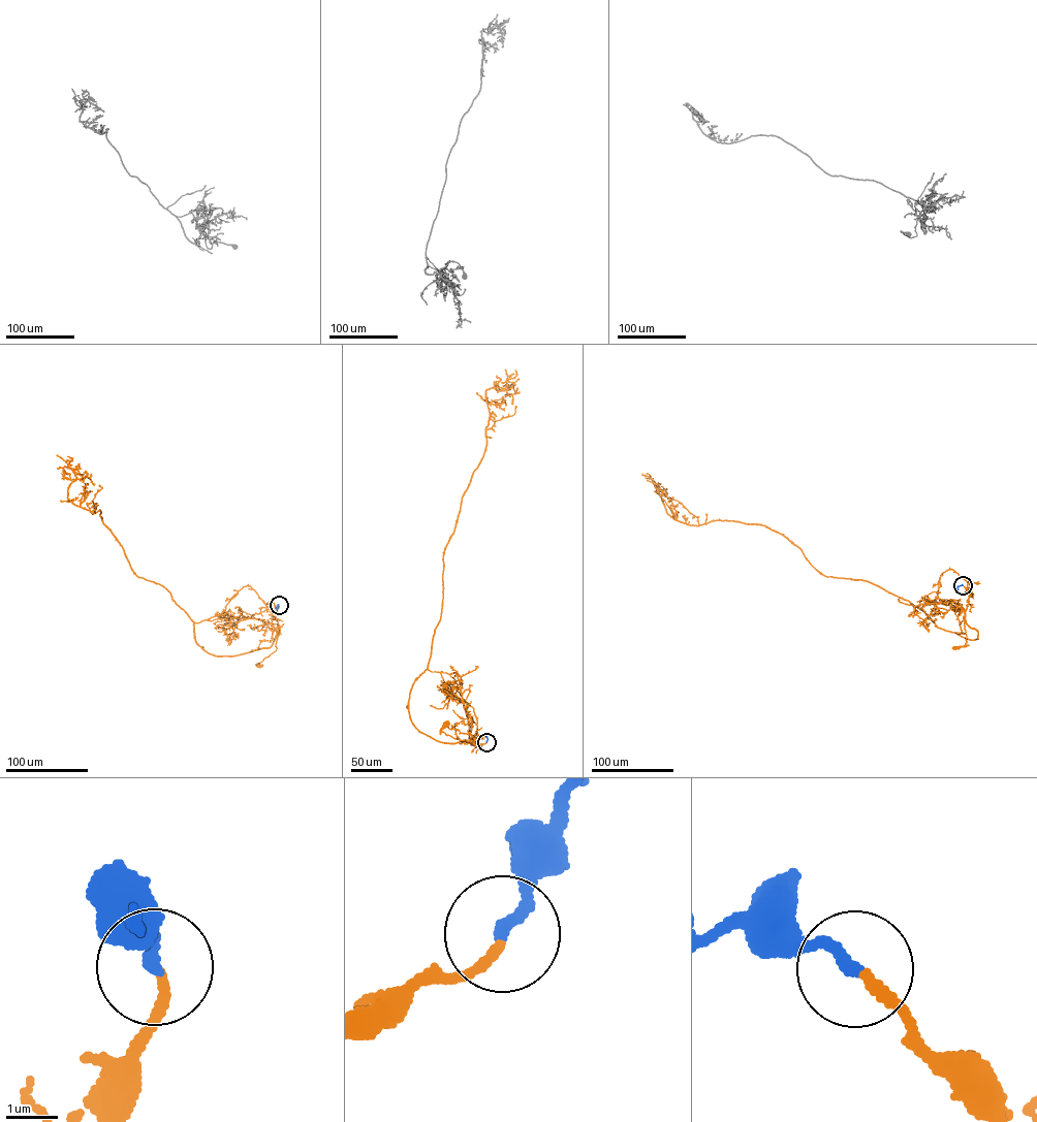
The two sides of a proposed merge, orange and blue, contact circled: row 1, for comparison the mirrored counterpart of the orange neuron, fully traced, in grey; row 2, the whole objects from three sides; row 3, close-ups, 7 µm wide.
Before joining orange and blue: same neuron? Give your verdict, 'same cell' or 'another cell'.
same cell

